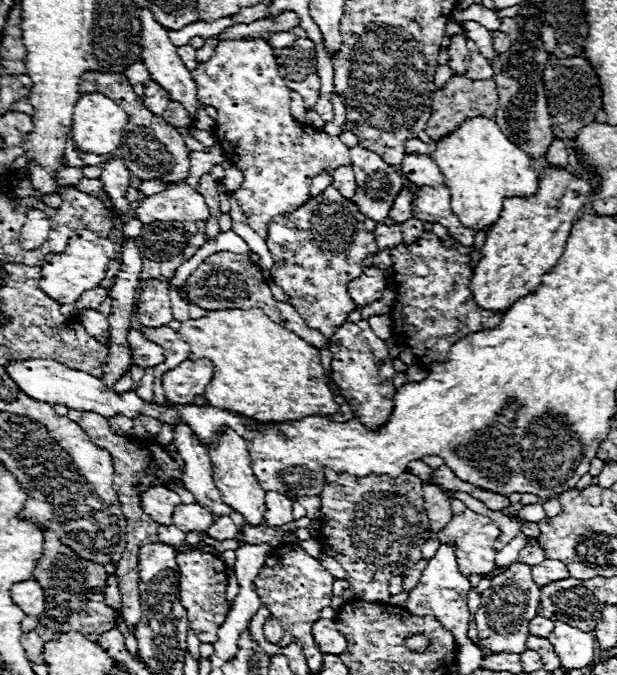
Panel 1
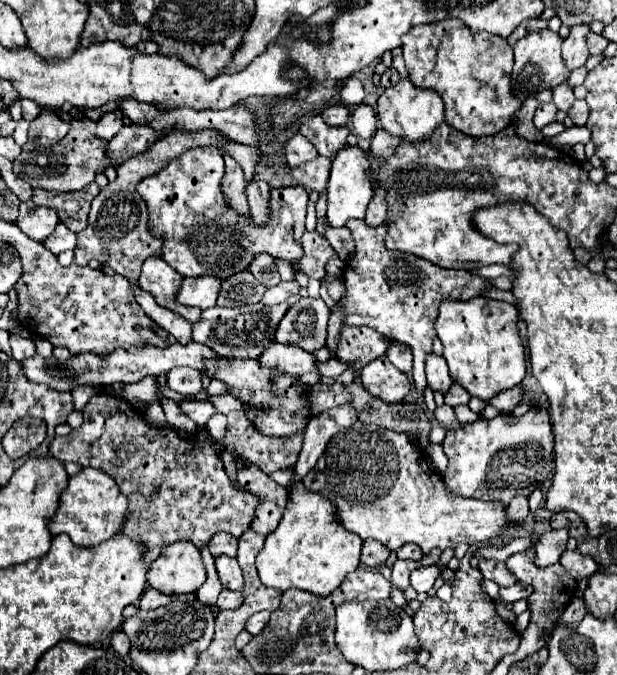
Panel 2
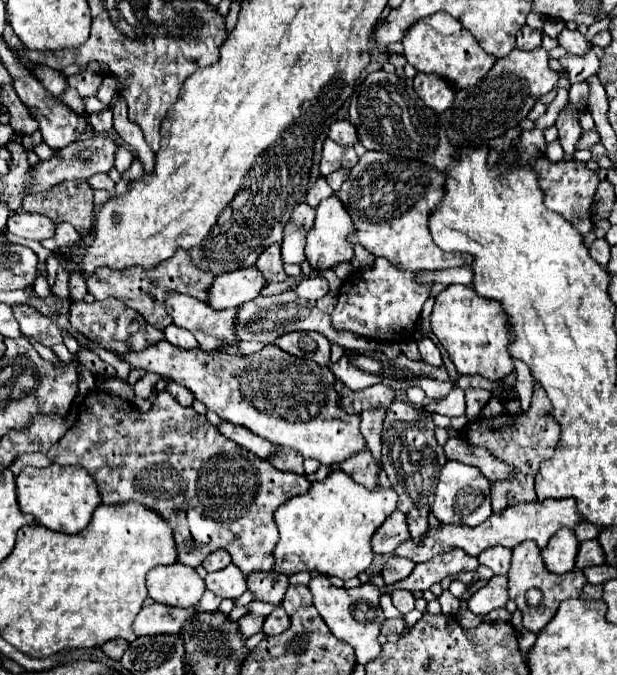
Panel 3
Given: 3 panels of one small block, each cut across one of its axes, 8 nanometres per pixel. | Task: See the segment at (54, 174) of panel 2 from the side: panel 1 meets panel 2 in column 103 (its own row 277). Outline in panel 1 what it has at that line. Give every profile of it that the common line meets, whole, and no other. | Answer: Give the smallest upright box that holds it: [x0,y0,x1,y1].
[136,222,188,282]

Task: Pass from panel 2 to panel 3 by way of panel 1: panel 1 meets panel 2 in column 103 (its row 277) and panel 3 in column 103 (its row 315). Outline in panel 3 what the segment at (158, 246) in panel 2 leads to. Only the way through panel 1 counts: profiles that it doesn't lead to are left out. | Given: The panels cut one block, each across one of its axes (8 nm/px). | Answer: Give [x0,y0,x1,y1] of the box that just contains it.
[86,248,214,328]

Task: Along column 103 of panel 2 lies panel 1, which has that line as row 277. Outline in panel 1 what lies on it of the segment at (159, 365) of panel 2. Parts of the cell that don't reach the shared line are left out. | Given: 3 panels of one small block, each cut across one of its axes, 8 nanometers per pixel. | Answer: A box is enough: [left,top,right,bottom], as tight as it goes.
[348,266,386,306]

